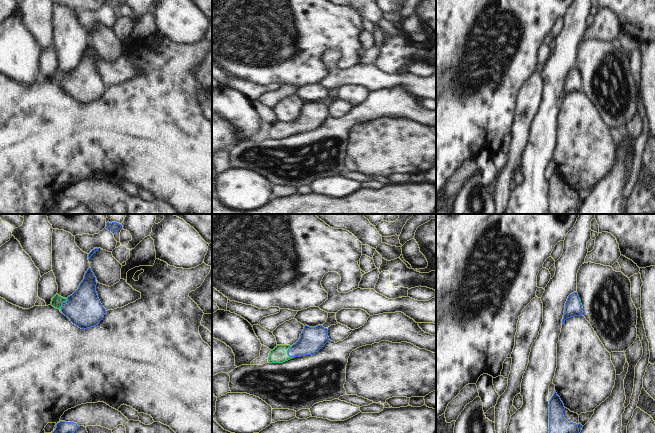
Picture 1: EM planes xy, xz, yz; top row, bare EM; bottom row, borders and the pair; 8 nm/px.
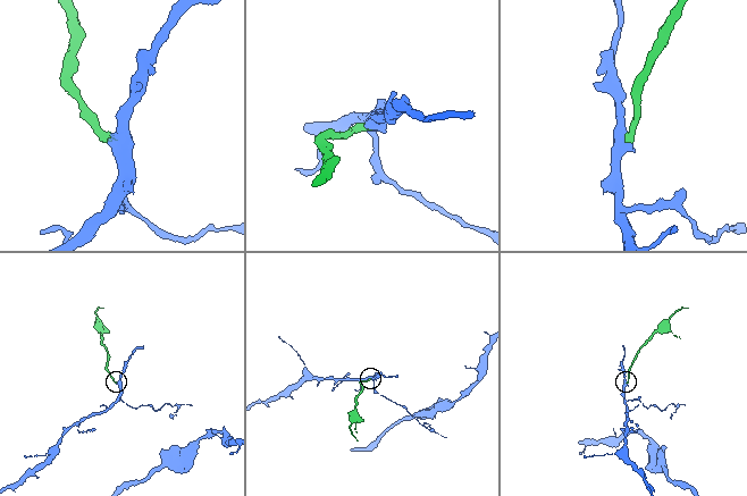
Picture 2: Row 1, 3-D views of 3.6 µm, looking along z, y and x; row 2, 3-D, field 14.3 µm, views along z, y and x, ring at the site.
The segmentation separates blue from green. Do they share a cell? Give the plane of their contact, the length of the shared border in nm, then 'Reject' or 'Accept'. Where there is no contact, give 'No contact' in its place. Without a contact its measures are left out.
Touches blue in xz. Shared border 100 nm. Accept

